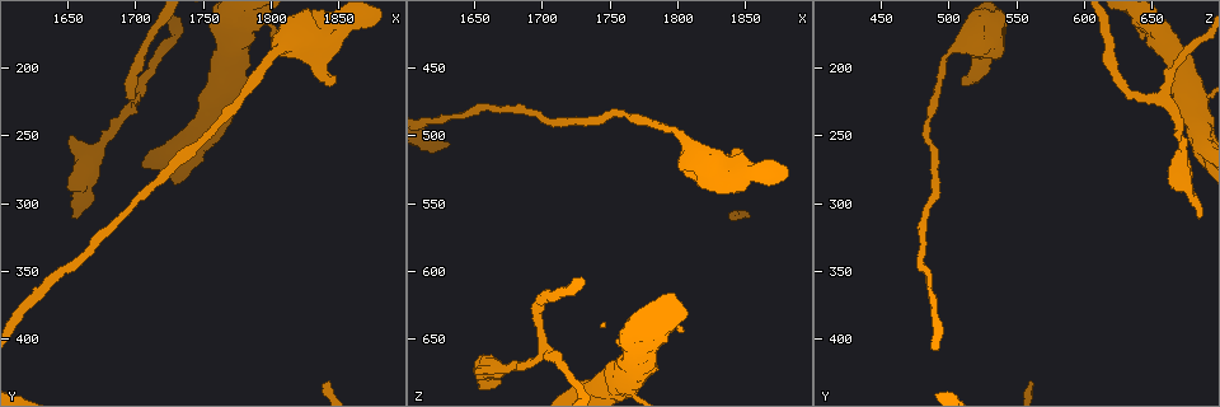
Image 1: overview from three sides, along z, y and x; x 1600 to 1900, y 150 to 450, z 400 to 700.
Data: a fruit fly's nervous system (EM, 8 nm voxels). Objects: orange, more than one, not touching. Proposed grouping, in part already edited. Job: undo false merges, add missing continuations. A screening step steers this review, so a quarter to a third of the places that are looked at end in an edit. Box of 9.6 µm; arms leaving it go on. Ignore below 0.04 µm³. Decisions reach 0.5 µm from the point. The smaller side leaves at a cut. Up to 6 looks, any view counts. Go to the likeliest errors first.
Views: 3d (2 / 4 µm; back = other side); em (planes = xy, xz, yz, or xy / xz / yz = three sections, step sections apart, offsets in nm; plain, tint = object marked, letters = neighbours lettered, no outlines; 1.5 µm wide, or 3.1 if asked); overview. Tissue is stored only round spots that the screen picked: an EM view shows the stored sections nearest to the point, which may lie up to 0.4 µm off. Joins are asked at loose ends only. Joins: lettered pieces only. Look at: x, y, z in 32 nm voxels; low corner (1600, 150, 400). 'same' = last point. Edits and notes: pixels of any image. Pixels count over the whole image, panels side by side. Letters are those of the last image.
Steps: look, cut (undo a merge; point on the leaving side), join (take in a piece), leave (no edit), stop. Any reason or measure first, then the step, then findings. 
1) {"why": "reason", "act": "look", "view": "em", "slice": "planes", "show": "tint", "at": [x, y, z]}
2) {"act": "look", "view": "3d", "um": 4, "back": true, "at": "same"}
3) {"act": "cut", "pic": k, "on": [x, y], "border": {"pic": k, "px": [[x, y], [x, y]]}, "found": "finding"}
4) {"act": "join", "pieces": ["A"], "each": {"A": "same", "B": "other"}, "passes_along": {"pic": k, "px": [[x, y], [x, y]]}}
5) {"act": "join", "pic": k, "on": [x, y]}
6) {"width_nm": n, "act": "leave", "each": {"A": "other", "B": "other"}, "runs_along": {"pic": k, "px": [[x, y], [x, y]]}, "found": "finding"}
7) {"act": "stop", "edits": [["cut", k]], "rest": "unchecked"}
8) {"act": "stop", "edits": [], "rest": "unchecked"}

{"why": "free end", "act": "look", "view": "3d", "um": 2, "at": [1802, 180, 644]}

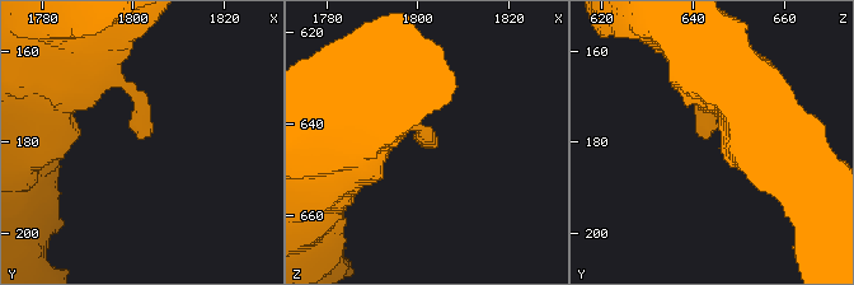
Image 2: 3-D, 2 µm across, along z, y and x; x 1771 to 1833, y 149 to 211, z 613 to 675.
{"why": "shape alone is not enough", "act": "look", "view": "em", "slice": "xy", "step": 4, "show": "letters", "at": [1803, 179, 642]}

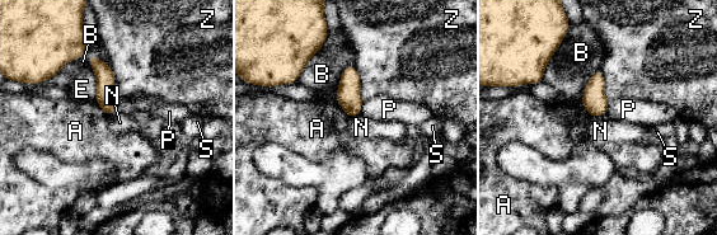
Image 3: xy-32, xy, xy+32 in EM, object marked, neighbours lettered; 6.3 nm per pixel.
{"act": "leave", "each": {"A": "other", "B": "other", "E": "other", "N": "other", "P": "other", "S": "other", "Z": "other"}, "border": {"pic": 3, "px": [[360, 113], [348, 117]]}, "found": "none of them fits"}

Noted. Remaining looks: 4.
{"why": "an open end", "act": "look", "view": "3d", "um": 2, "at": [1846, 206, 508]}

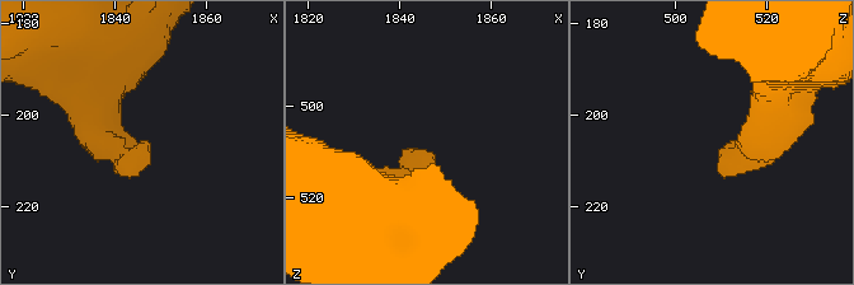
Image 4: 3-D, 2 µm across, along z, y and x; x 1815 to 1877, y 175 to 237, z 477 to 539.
{"act": "look", "view": "em", "slice": "xy", "step": 8, "show": "tint", "at": [1847, 208, 510]}

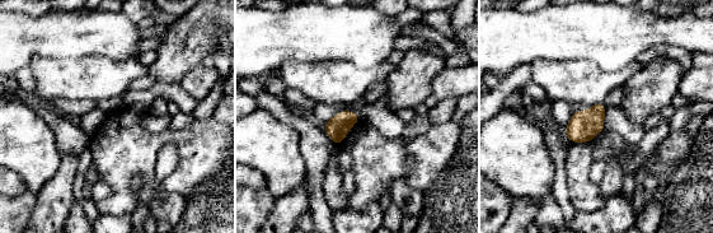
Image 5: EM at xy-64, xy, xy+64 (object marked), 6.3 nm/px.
{"why": "another direction", "act": "look", "view": "em", "slice": "planes", "show": "letters", "at": "same"}

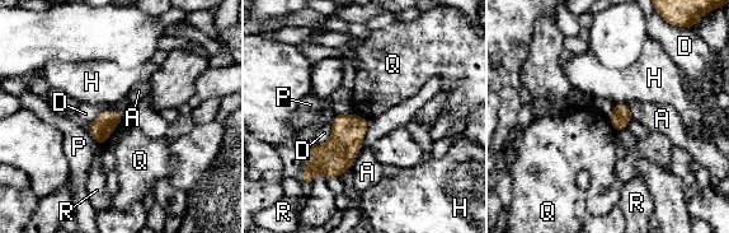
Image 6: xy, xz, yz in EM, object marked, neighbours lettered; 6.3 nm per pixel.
{"act": "leave", "each": {"A": "other", "D": "other", "H": "other", "P": "other", "Q": "other", "R": "other"}, "border": {"pic": 6, "px": [[335, 113], [332, 135], [315, 145]]}, "found": "none of them fits"}

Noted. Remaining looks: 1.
{"why": "an open end", "act": "look", "view": "em", "slice": "planes", "show": "letters", "at": [1656, 308, 684]}

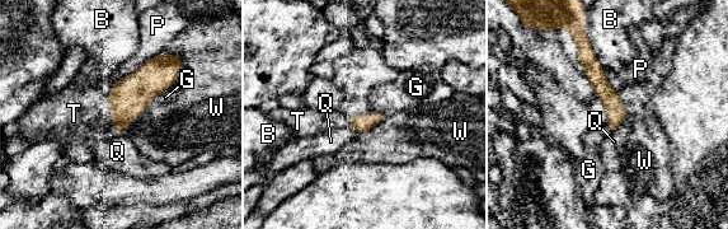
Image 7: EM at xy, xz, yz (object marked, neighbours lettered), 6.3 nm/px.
{"longest_contact_nm": ["G", 500], "act": "join", "pieces": ["T"], "each": {"B": "other", "G": "other", "P": "other", "Q": "other", "T": "same", "W": "other"}, "found": "it goes on there"}

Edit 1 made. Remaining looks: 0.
{"act": "stop", "edits": [["join", 7]], "rest": "unchecked"}

